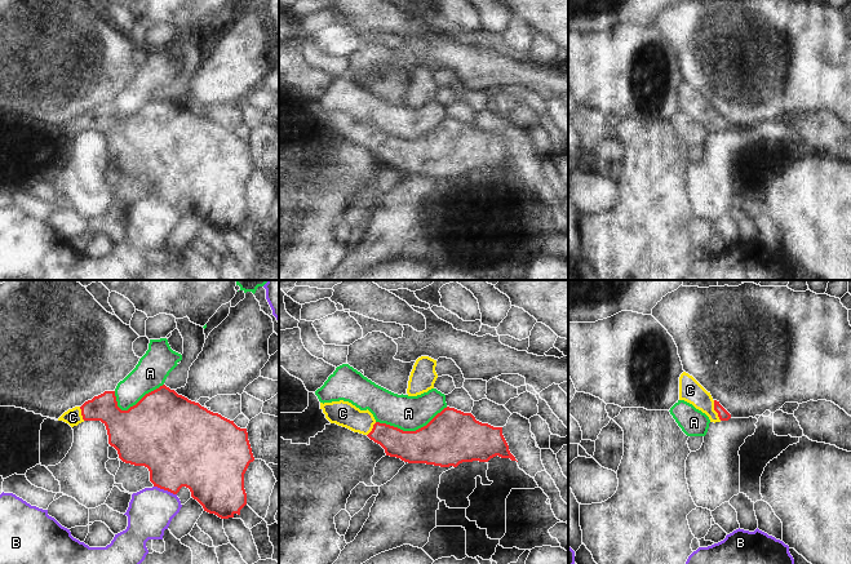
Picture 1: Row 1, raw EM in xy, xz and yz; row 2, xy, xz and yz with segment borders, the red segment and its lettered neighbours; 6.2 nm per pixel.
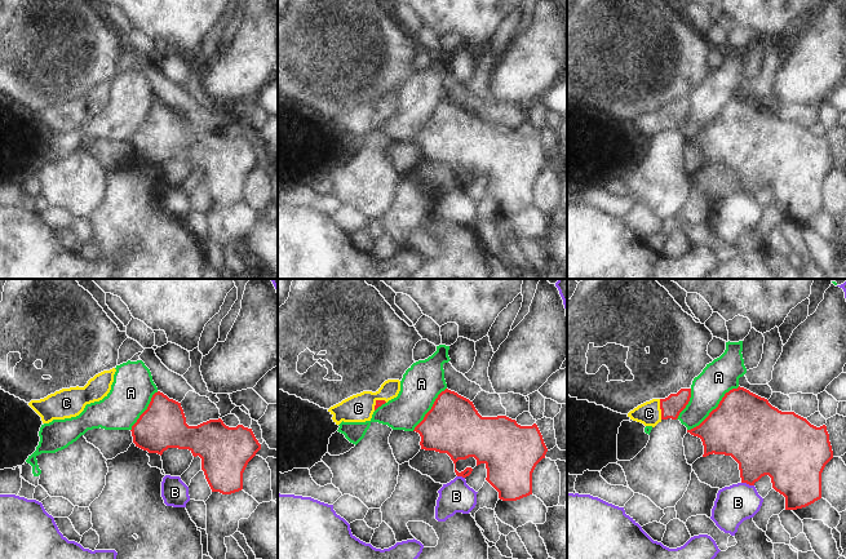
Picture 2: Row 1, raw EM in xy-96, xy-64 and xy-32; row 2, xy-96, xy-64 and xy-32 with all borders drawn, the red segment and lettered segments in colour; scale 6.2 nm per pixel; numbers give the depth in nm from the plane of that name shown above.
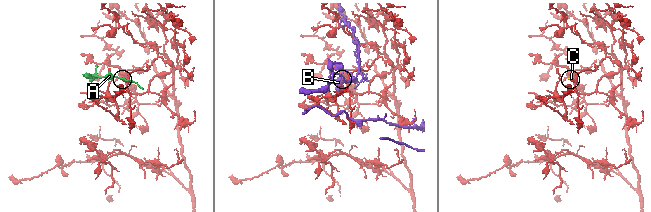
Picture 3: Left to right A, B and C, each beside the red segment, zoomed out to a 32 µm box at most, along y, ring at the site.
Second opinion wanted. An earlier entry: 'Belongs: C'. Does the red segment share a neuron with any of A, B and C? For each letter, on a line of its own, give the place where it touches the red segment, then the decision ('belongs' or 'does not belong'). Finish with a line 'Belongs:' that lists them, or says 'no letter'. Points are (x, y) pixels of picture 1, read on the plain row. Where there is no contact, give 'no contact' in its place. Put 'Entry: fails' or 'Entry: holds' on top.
Entry: holds
A: xz (411, 142) | does not belong
B: xy (165, 200) | does not belong
C: yz (716, 121) | belongs
Belongs: C

